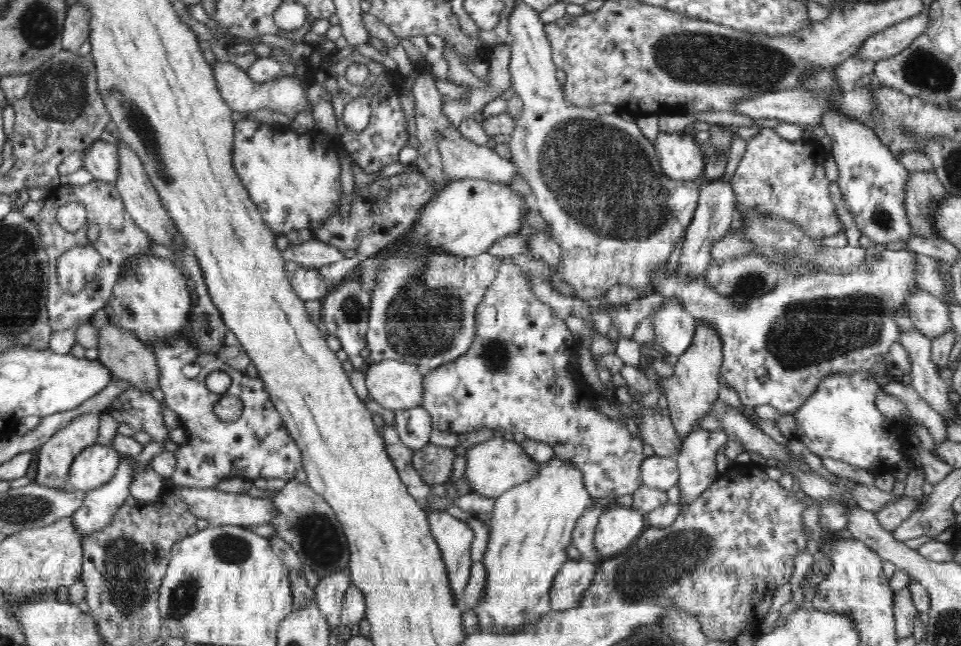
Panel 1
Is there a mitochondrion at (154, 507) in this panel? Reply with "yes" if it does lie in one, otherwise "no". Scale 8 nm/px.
no

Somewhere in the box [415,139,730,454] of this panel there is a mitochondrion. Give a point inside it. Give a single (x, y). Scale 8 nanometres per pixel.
(495, 354)

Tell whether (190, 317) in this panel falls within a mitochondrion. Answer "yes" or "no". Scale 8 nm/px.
no

